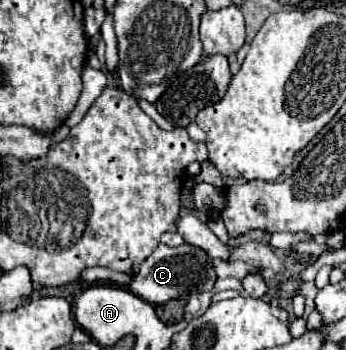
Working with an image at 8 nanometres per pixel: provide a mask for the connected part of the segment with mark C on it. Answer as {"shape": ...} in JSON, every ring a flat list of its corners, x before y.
{"shape":[[161,243,143,261,139,273,131,279,129,291,133,295,139,295,141,299,147,299,147,303,165,305,171,299,179,299,179,297,199,295,199,293,211,291,215,279,217,279,217,275,215,275,213,261,209,259,209,255,203,249,191,247,189,243,183,243,179,247,167,247,167,245]]}

